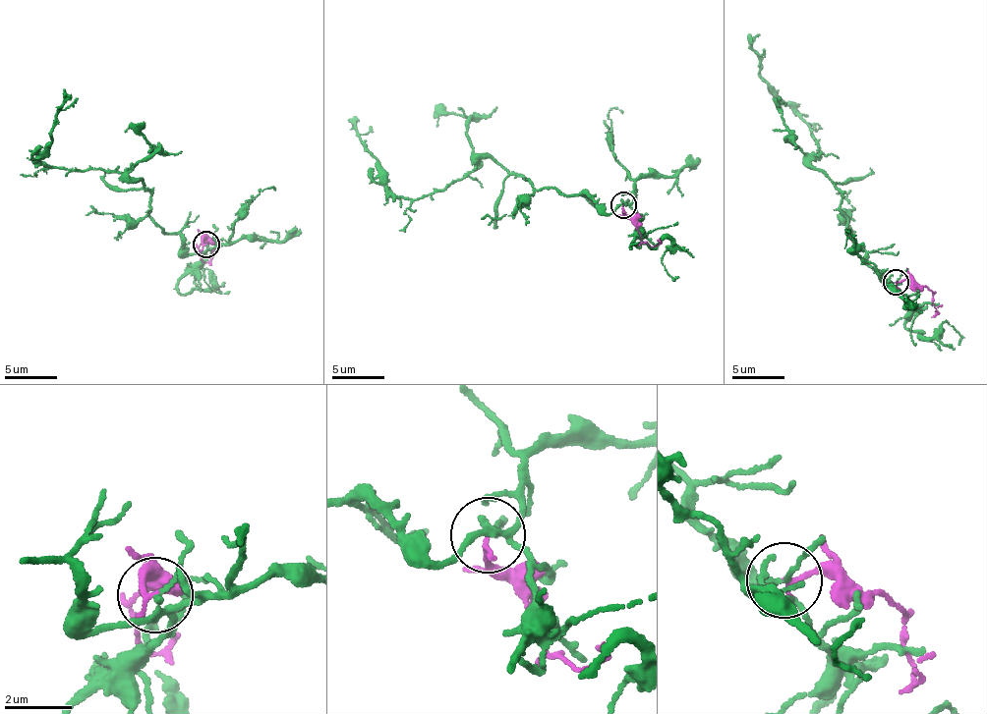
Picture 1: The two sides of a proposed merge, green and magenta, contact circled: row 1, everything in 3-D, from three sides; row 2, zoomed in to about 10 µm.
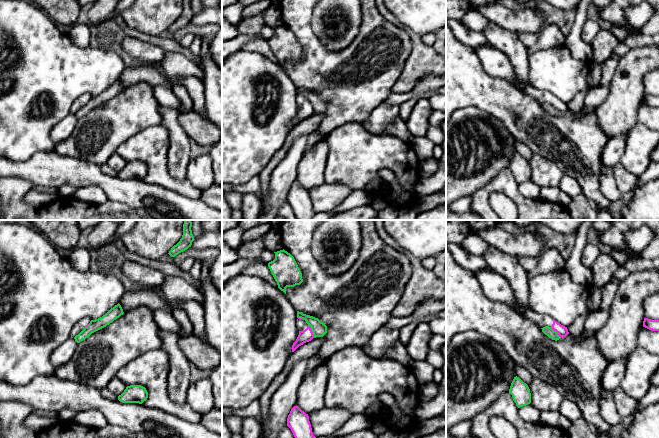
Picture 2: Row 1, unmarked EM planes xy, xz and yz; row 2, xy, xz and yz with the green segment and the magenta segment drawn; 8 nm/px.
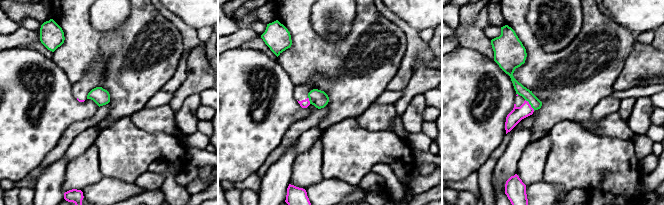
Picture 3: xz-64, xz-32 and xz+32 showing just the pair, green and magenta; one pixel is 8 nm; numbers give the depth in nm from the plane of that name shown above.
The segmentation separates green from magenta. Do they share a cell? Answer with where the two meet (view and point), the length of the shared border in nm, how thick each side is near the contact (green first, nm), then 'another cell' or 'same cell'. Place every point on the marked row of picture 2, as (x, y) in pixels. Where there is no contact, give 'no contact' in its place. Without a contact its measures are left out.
xz (312, 331) | 120 nm | 120/100 nm | another cell

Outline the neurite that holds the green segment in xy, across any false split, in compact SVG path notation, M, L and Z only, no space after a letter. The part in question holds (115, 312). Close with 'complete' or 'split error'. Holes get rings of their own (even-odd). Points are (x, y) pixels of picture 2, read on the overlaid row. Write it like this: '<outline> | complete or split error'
M118 303L102 317L95 320L91 320L89 325L74 337L75 341L77 343L80 343L81 341L89 337L92 333L106 327L123 314L124 314L123 309L121 305Z | complete

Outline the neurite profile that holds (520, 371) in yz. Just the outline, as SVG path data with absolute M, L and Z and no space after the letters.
M515 364L514 372L516 376L519 377L527 385L529 385L533 380L533 376L531 375L531 373L519 364Z

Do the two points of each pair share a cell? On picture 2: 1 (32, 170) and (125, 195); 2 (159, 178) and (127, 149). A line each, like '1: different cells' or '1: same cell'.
1: same cell
2: same cell

